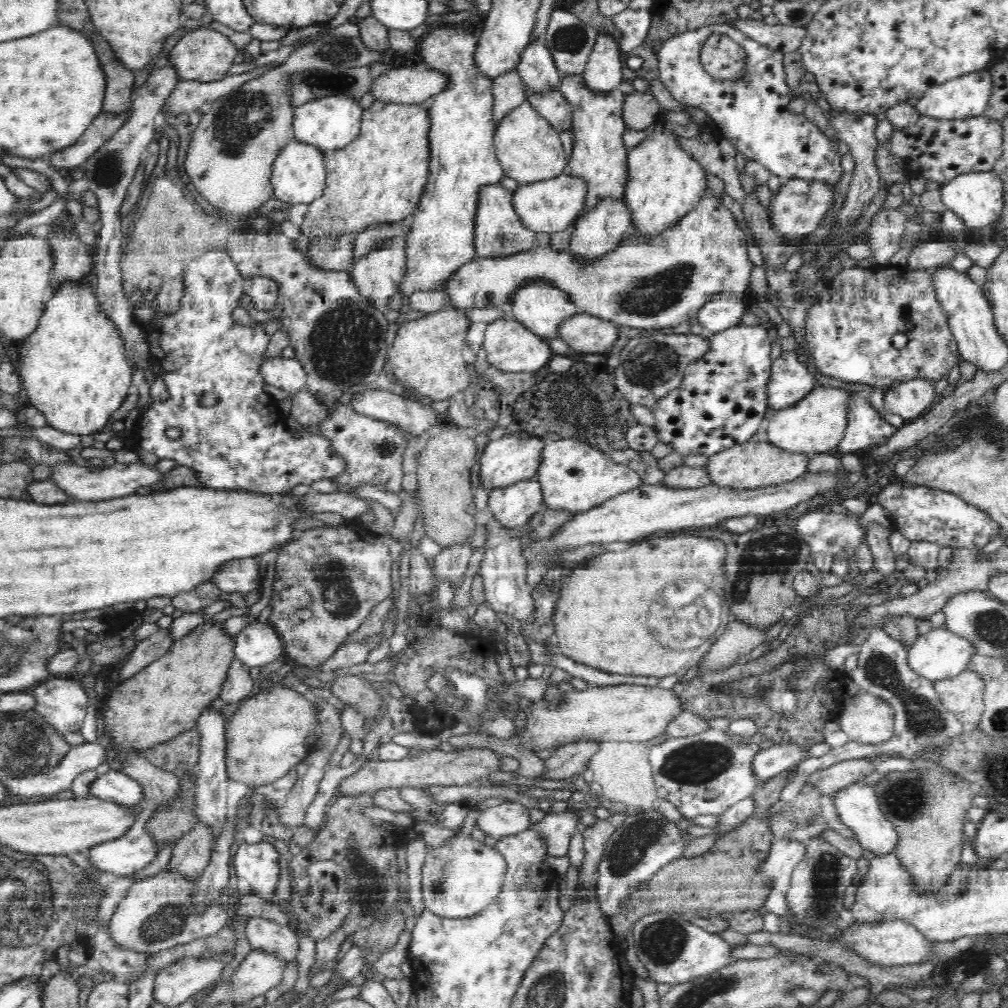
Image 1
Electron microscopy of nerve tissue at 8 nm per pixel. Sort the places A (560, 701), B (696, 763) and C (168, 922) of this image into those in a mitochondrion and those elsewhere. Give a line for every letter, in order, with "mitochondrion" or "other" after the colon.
A: other
B: mitochondrion
C: mitochondrion

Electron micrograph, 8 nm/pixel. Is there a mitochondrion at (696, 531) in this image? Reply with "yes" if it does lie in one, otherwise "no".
no

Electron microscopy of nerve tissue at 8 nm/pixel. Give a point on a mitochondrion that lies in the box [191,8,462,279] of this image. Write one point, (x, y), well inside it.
(235, 122)

